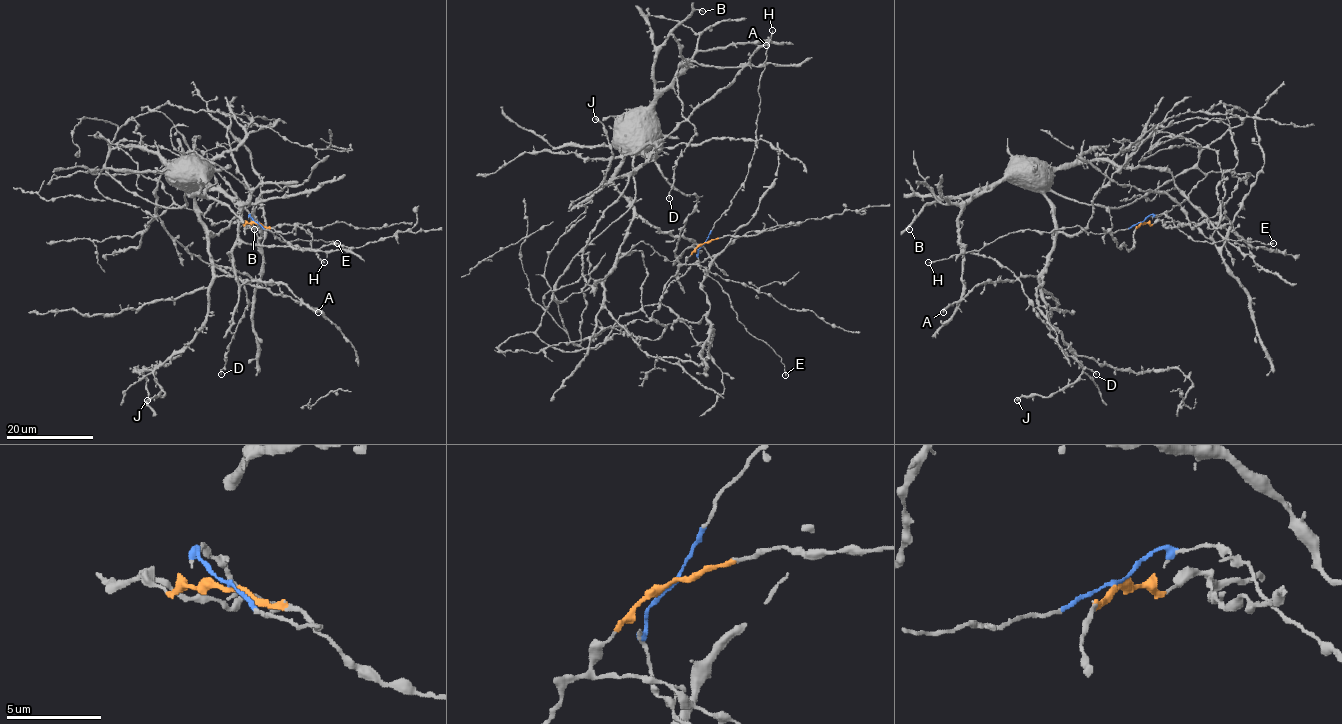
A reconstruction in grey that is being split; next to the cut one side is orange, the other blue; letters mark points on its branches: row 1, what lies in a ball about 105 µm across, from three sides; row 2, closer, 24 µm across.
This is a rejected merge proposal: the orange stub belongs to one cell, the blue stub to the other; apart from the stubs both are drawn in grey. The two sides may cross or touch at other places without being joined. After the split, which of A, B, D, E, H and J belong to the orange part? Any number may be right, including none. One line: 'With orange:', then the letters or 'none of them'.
With orange: A, B, D, J

